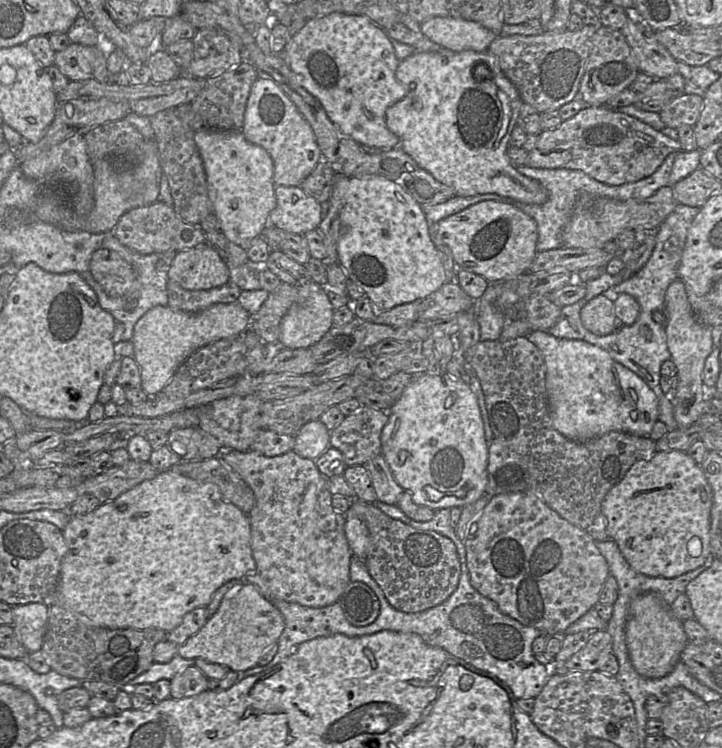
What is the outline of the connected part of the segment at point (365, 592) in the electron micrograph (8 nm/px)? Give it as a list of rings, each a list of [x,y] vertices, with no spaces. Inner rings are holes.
[[[350,581],[339,598],[346,619],[355,626],[371,624],[380,613],[380,603],[371,588],[363,582]]]

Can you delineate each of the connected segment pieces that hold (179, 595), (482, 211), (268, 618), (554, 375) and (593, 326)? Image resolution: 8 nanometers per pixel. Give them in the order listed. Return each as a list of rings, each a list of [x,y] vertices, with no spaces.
[[[176,471],[160,472],[152,479],[145,480],[132,489],[122,493],[114,500],[101,504],[94,511],[80,516],[71,516],[69,523],[62,530],[67,545],[56,592],[56,602],[75,614],[87,625],[110,629],[149,628],[169,632],[177,627],[191,610],[206,607],[218,588],[228,581],[244,577],[255,571],[255,561],[251,550],[251,528],[248,515],[234,504],[226,501],[217,485],[210,482],[199,482]]]
[[[486,200],[436,223],[437,235],[449,247],[457,266],[481,275],[489,283],[507,280],[529,271],[537,254],[537,224],[513,206]]]
[[[244,582],[235,591],[226,593],[217,611],[208,617],[203,627],[178,647],[178,655],[185,659],[203,659],[220,664],[230,671],[244,672],[258,665],[265,650],[278,641],[284,627],[284,618],[273,602],[265,598],[253,584]]]
[[[532,331],[526,337],[544,358],[550,419],[555,430],[574,441],[587,441],[612,431],[650,436],[659,418],[658,399],[637,374],[587,341],[557,338],[547,331]]]
[[[603,294],[583,306],[580,318],[583,326],[597,336],[611,334],[621,326],[615,314],[614,301]]]

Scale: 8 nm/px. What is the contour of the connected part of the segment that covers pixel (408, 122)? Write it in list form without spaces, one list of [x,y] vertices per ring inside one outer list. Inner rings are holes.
[[[444,48],[434,52],[416,52],[399,62],[396,77],[405,86],[409,86],[409,92],[386,110],[386,125],[398,136],[400,147],[421,168],[451,187],[459,197],[492,193],[525,204],[542,204],[547,200],[548,192],[542,184],[520,174],[507,155],[511,133],[517,124],[523,100],[493,54],[488,50],[454,52]],[[481,63],[490,68],[490,79],[479,81],[474,78],[473,69]]]

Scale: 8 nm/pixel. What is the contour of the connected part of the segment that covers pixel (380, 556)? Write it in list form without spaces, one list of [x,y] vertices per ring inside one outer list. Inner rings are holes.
[[[351,499],[351,507],[365,522],[369,531],[369,546],[365,558],[368,572],[393,608],[406,613],[421,612],[439,605],[455,591],[460,579],[461,565],[456,546],[451,539],[438,532],[415,529],[393,519],[379,510],[375,503]]]

